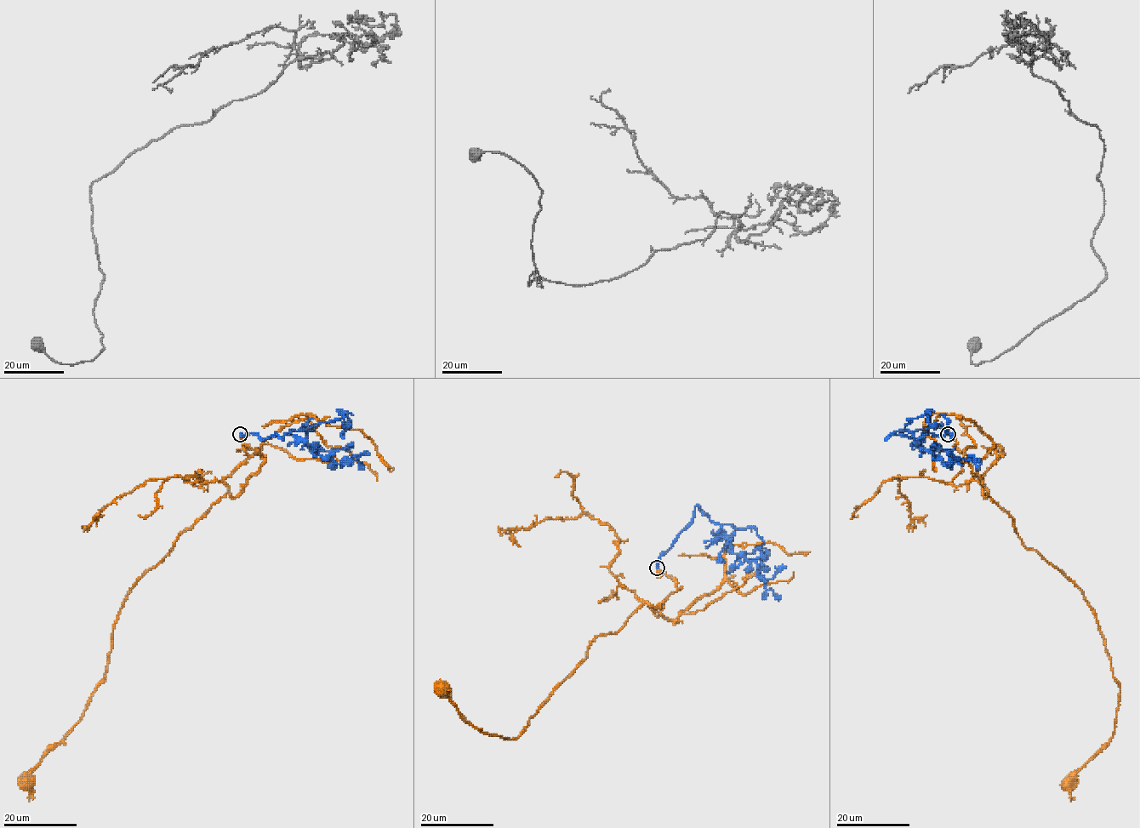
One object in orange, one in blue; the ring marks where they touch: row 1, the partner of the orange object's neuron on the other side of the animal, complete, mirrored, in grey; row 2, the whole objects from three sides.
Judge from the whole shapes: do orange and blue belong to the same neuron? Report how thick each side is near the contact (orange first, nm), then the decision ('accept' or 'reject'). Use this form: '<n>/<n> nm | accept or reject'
400/380 nm | accept

